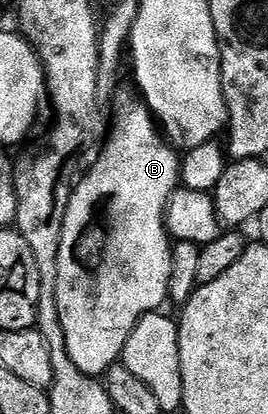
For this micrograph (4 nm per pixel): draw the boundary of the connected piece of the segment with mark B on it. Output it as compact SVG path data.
M142 102L123 103L119 107L119 120L115 123L115 132L110 132L106 140L107 148L99 155L95 168L78 184L74 184L71 200L65 213L64 229L61 233L60 257L57 265L57 309L60 311L60 324L65 333L65 345L70 359L76 363L79 370L85 374L101 377L104 376L112 363L120 360L125 349L125 341L129 333L138 325L145 315L158 312L164 302L168 302L167 290L171 284L171 264L173 262L173 239L167 230L167 204L171 202L181 183L181 155L178 150L157 130L156 120Z

